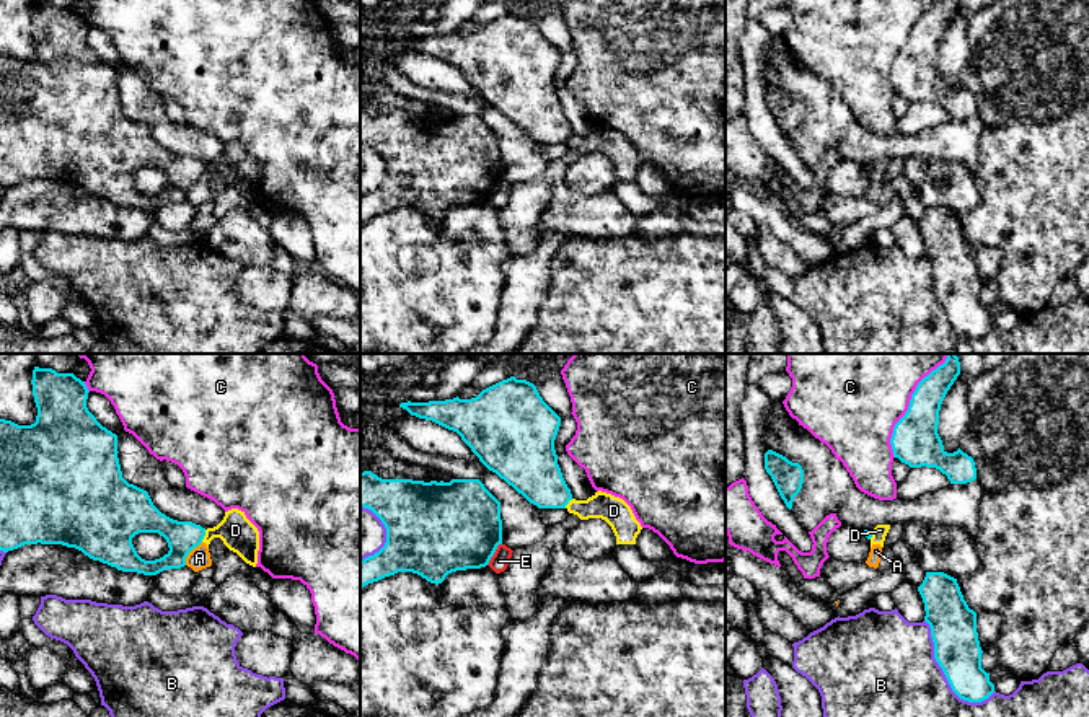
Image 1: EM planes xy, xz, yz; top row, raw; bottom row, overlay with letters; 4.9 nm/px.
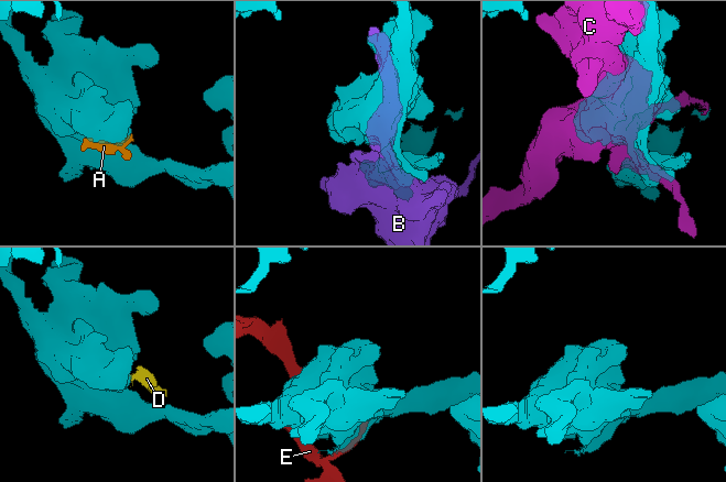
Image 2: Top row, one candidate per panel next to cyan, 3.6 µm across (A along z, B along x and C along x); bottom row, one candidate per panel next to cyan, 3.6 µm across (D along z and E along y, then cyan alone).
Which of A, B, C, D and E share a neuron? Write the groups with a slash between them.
A D / B / C / E

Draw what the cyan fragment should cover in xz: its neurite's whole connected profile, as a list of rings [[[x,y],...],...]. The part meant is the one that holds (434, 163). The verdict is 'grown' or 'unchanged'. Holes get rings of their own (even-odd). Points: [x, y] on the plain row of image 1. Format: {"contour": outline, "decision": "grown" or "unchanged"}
{"contour": [[[364,106],[360,142],[372,145],[386,163],[385,181],[360,196],[360,223],[398,207],[412,207],[439,220],[452,207],[486,202],[502,179],[500,137],[479,114],[424,117],[381,114]]], "decision": "unchanged"}

